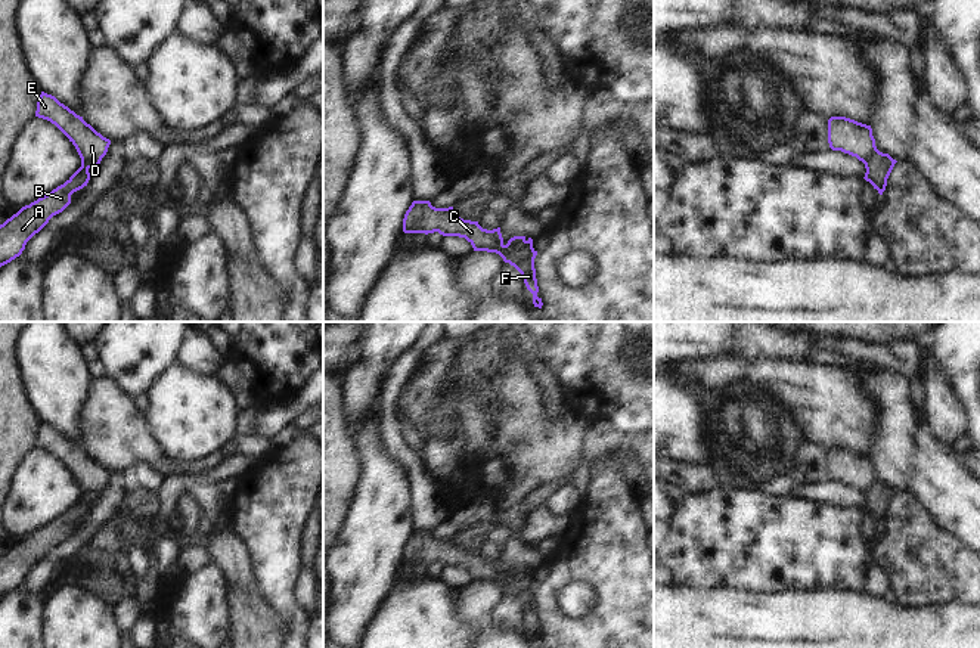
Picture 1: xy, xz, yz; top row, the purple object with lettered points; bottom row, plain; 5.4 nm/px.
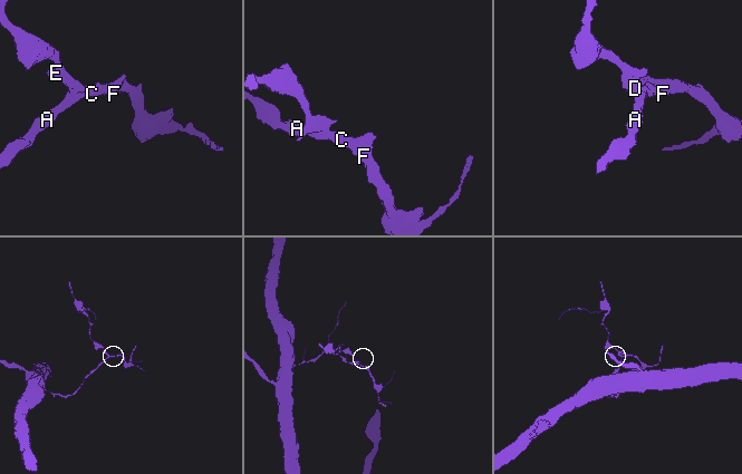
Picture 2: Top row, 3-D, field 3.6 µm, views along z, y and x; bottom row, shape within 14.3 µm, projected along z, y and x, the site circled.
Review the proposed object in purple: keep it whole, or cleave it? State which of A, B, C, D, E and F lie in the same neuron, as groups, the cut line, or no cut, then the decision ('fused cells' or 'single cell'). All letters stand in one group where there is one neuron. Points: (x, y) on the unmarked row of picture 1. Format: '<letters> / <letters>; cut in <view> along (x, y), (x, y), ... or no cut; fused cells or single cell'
A B C F / D E; cut in xy along (81, 492), (99, 493); fused cells

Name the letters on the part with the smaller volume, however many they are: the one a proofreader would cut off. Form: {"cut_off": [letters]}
{"cut_off": ["D", "E"]}

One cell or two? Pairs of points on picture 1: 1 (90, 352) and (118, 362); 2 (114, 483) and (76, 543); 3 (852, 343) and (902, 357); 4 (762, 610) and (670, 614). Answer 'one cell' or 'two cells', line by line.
1: two cells
2: one cell
3: one cell
4: one cell

